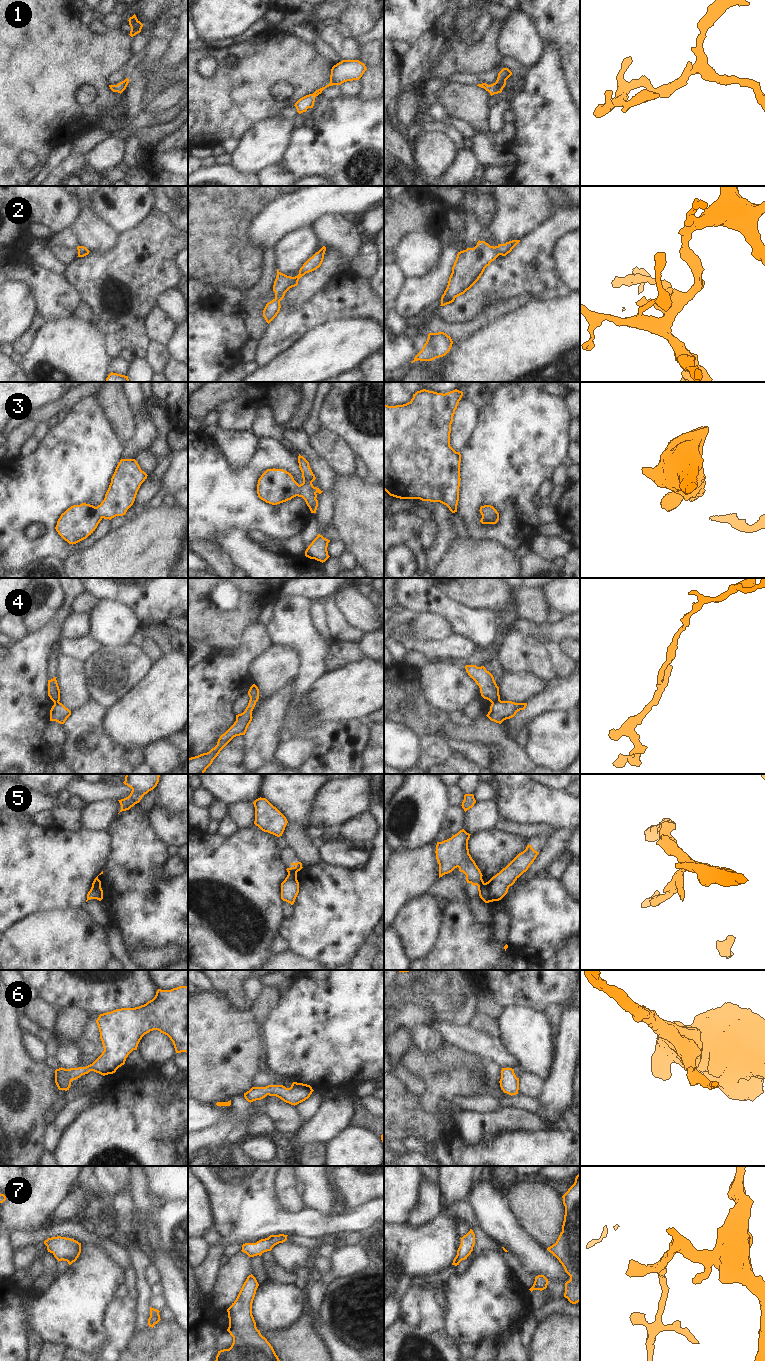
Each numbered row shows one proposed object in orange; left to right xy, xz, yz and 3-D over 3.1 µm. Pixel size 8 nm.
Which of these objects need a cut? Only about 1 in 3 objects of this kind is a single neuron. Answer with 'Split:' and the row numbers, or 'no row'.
Split: 4, 5

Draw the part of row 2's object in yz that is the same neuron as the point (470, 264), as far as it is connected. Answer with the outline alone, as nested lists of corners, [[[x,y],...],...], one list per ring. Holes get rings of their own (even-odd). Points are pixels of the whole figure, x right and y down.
[[[479,240],[474,248],[458,252],[440,306],[454,302],[456,297],[469,290],[492,261],[499,255],[506,256],[519,242],[520,240],[512,240],[494,247]]]

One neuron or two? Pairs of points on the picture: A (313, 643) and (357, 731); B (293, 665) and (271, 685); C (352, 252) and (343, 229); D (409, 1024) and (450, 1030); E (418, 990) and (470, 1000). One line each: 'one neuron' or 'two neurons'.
A: one neuron
B: one neuron
C: one neuron
D: two neurons
E: one neuron

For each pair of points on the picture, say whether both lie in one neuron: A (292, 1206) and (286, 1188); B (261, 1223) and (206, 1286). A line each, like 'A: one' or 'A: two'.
A: one
B: one

